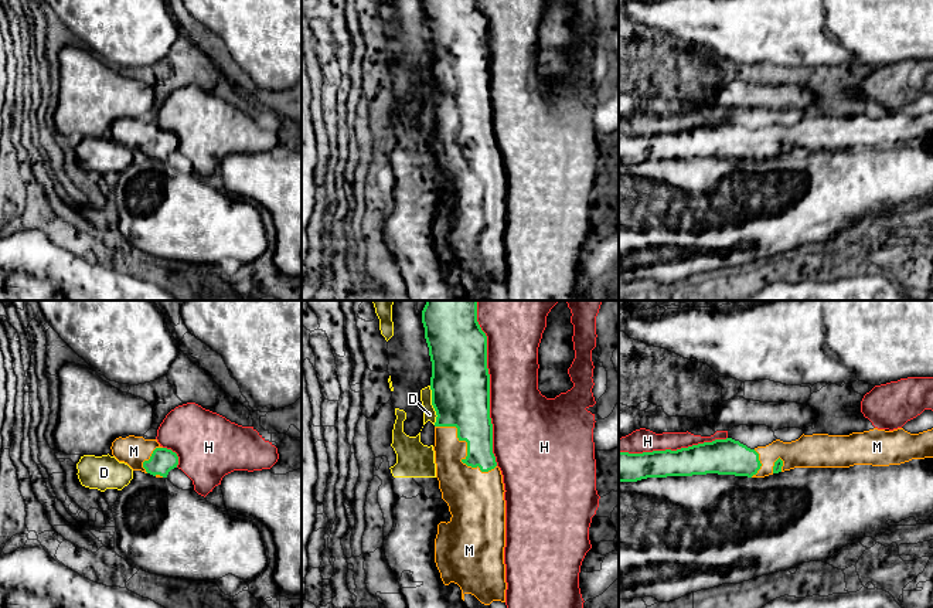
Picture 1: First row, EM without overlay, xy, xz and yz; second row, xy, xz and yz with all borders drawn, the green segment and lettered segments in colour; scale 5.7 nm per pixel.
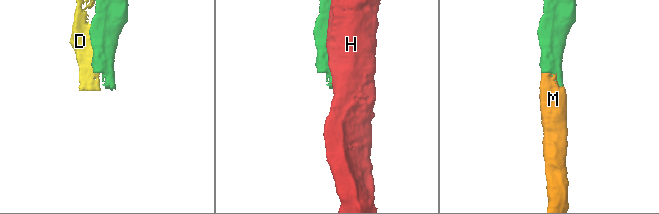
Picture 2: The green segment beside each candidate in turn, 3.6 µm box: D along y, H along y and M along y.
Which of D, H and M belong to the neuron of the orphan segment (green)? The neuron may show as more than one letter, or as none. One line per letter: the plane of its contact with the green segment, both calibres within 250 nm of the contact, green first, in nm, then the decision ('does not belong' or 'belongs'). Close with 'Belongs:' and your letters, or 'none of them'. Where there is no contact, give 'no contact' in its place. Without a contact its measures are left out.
D: meets green in xz; 340 nm thick on the green side, 80 nm on the other; does not belong
H: meets green in xz; 340 nm thick on the green side, 360 nm on the other; does not belong
M: meets green in xz; 280 nm thick on the green side, 280 nm on the other; belongs
Belongs: M

